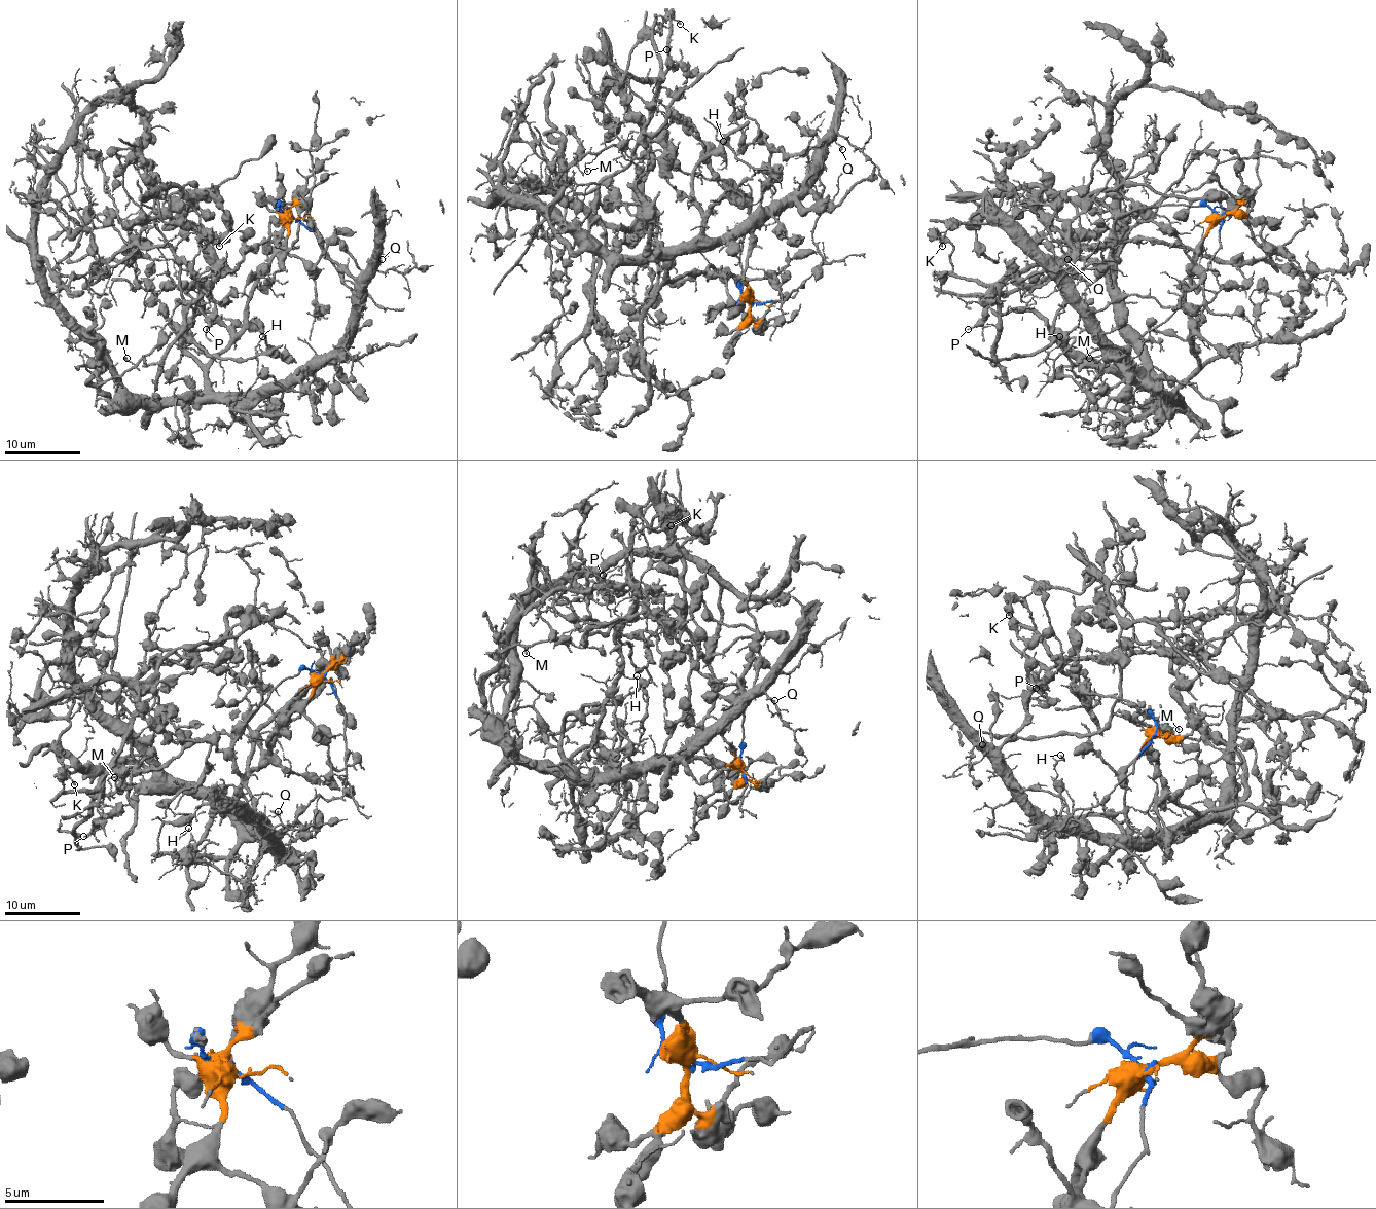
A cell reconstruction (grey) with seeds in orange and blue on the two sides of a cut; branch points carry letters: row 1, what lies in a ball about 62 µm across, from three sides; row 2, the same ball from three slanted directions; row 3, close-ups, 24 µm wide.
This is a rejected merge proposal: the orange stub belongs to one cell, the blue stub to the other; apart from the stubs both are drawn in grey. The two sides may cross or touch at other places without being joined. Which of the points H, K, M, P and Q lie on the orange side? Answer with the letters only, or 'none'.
H, M, Q

